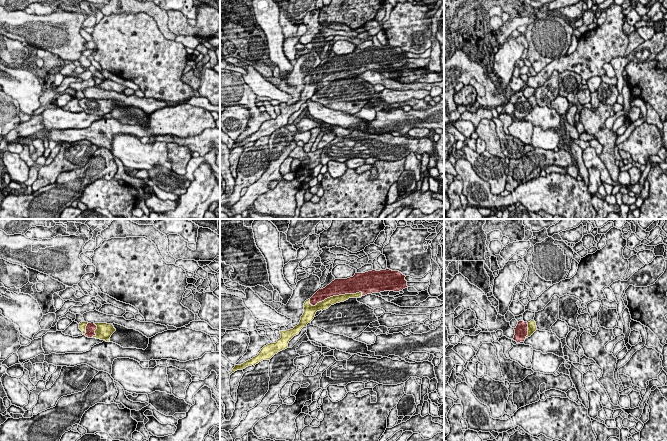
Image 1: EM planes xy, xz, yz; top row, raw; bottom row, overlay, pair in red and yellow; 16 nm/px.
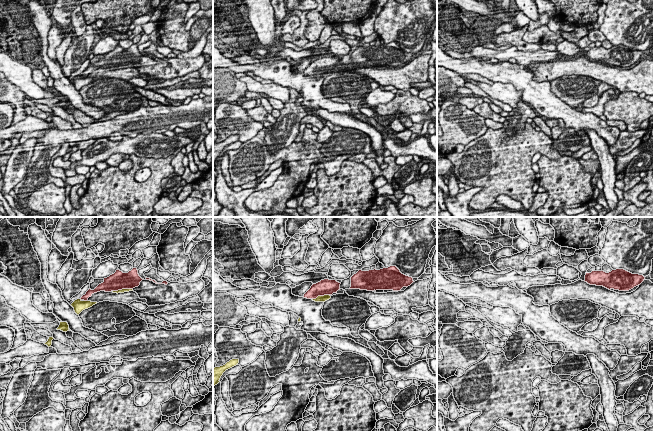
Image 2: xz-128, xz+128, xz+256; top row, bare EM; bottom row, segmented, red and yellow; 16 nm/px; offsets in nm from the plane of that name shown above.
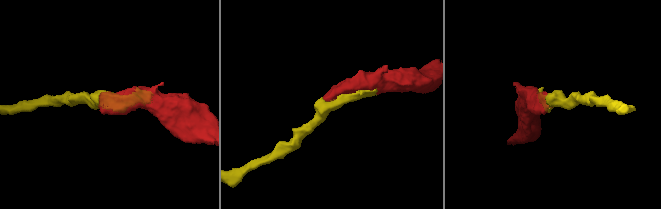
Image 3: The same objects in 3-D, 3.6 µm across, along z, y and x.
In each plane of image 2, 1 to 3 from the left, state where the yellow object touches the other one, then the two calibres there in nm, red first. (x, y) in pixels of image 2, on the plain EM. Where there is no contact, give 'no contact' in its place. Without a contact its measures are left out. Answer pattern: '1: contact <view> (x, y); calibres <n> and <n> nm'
1: contact xz-128 (122, 64); calibres 280 and 60 nm
2: contact xz+128 (320, 71); calibres 260 and 100 nm
3: no contact

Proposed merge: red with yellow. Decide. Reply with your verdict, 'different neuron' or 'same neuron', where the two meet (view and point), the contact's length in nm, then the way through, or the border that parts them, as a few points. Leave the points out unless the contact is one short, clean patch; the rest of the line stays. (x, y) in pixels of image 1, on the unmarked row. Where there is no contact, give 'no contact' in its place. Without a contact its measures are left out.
same neuron; contact xz (335, 71); length 900 nm

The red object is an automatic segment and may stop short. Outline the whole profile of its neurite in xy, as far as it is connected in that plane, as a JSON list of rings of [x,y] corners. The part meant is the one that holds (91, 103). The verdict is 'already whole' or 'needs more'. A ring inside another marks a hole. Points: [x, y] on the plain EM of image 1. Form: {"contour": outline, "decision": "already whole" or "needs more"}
{"contour": [[[82,98],[79,100],[79,105],[88,114],[96,114],[110,118],[111,111],[116,107],[112,100],[107,99],[88,99]]], "decision": "needs more"}

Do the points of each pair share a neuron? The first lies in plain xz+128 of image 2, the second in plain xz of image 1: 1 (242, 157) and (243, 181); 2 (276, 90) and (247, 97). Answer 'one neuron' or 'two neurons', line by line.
1: one neuron
2: two neurons

